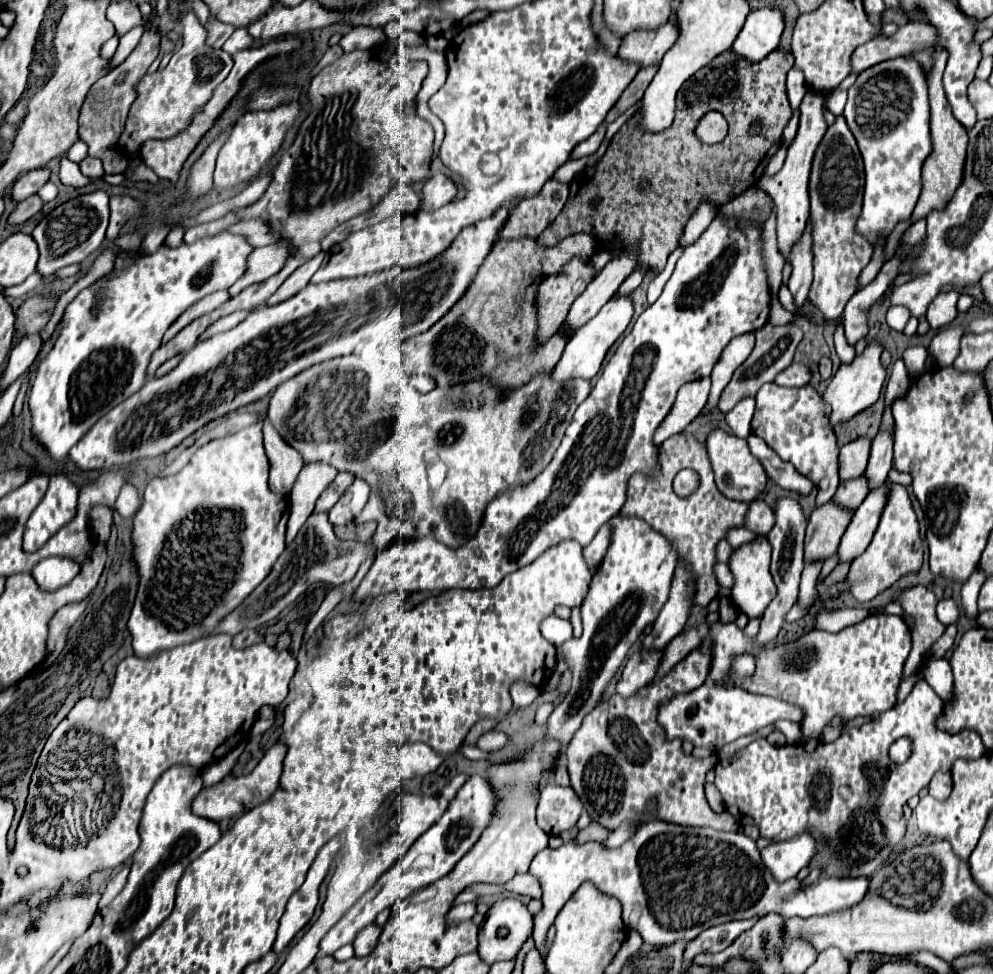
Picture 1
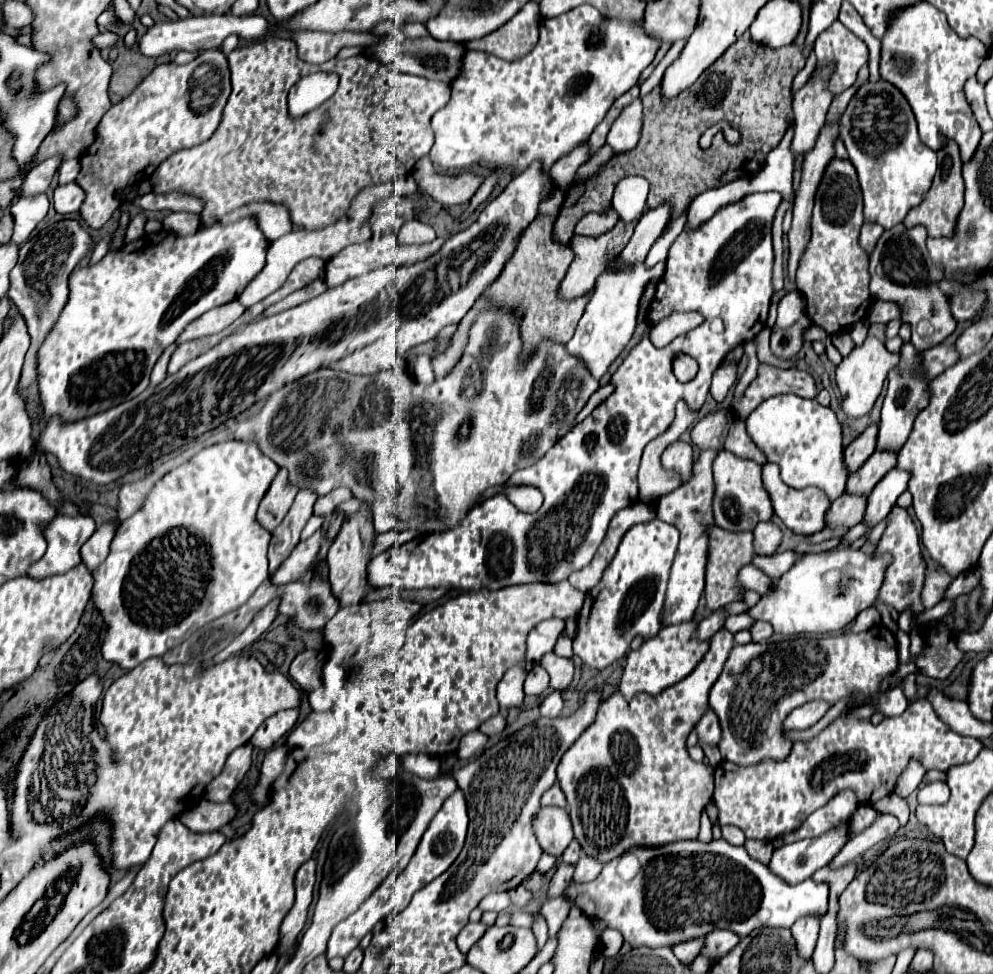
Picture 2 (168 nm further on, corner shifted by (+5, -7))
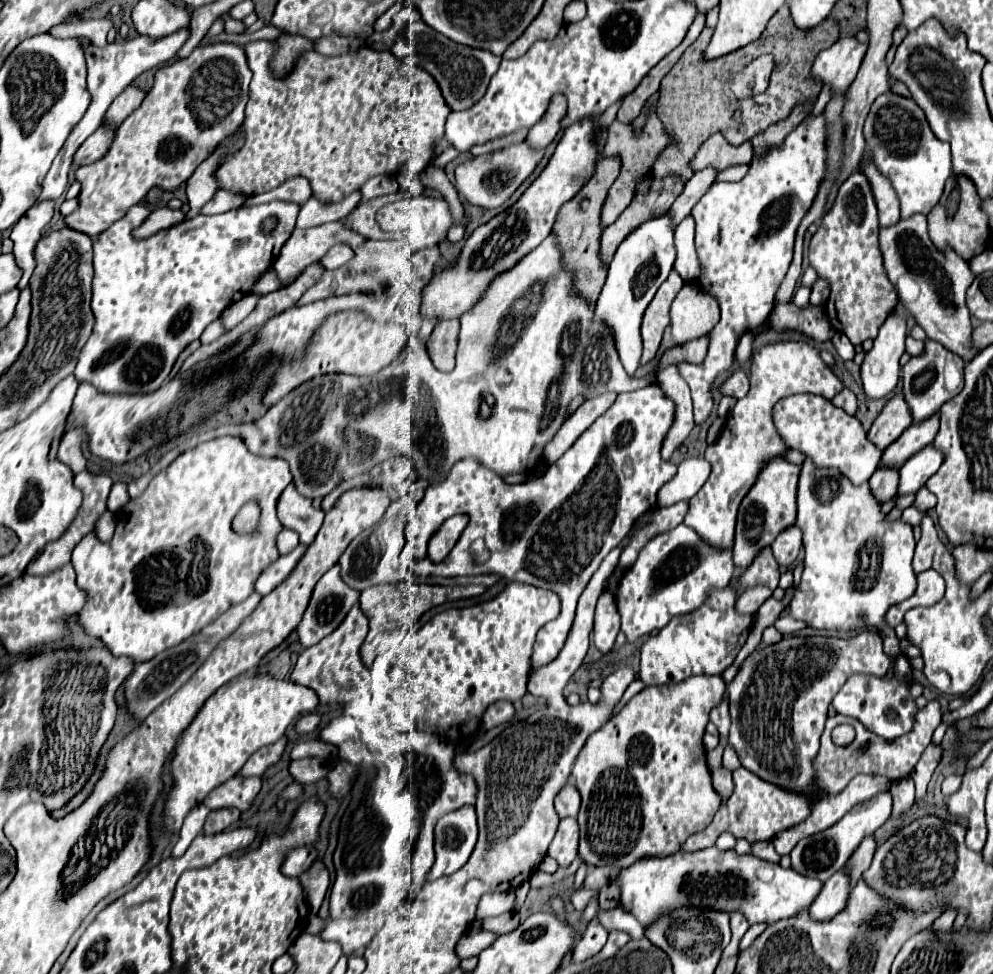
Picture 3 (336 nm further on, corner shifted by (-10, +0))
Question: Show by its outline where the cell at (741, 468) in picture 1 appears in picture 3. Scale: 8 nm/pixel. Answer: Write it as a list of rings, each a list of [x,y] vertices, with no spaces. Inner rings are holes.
[[[772,457],[764,463],[760,469],[760,475],[756,477],[752,489],[746,493],[746,497],[740,503],[738,509],[738,521],[736,521],[736,541],[734,541],[734,563],[738,567],[746,567],[748,561],[752,561],[752,555],[760,551],[760,547],[768,547],[772,539],[784,529],[794,525],[796,519],[796,483],[798,483],[800,467],[794,463],[788,463],[786,459]]]

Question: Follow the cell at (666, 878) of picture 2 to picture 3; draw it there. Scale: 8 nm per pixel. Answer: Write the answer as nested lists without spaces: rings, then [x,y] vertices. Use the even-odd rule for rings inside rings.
[[[706,847],[702,851],[678,851],[668,857],[642,857],[618,871],[620,905],[648,929],[664,913],[694,907],[698,911],[740,911],[750,925],[776,923],[806,911],[818,897],[822,883],[804,877],[794,869],[782,869],[778,863],[754,855],[738,855],[734,849],[720,851]]]

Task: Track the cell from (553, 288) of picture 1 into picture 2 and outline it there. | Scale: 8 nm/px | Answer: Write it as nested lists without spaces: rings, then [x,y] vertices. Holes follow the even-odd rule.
[[[619,220],[613,230],[597,236],[597,238],[585,238],[585,236],[573,236],[571,238],[571,248],[575,252],[575,260],[573,264],[569,266],[567,270],[567,276],[565,280],[561,282],[559,286],[559,296],[561,298],[579,298],[583,294],[589,294],[593,290],[593,284],[595,284],[595,278],[597,274],[603,272],[605,264],[609,262],[609,258],[615,258],[621,254],[621,250],[625,248],[625,244],[629,242],[629,238],[633,236],[633,230],[635,230],[635,224],[637,220],[633,220],[631,224],[625,224],[623,220]]]

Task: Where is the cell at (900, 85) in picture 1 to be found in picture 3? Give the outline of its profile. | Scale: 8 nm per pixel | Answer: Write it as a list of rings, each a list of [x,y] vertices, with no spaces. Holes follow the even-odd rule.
[[[892,91],[876,97],[864,123],[864,139],[866,147],[870,147],[874,165],[892,183],[898,195],[902,219],[908,219],[914,213],[928,215],[944,191],[952,163],[948,143],[936,139],[924,111],[916,107],[916,101]]]

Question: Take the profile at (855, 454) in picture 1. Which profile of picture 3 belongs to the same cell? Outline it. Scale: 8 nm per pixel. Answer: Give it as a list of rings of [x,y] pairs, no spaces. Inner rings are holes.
[[[896,395],[892,397],[882,413],[878,415],[878,419],[874,421],[874,425],[870,427],[868,431],[868,439],[878,447],[878,449],[886,449],[892,441],[896,441],[902,431],[906,427],[912,425],[912,419],[910,419],[910,411],[908,411],[908,405],[904,403],[904,397],[902,395]]]

